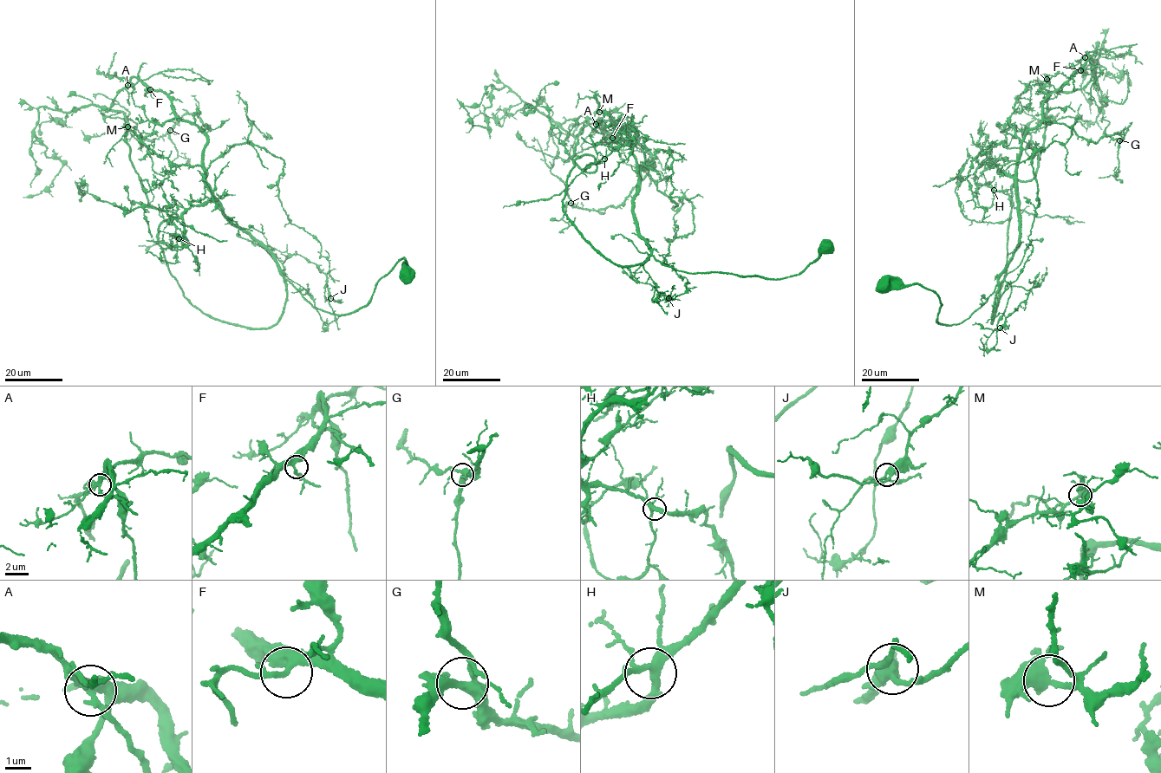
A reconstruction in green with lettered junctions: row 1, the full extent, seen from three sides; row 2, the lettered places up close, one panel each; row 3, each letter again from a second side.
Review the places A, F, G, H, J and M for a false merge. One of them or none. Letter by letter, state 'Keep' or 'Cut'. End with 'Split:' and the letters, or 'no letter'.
A: Keep
F: Keep
G: Keep
H: Keep
J: Keep
M: Keep
Split: no letter

